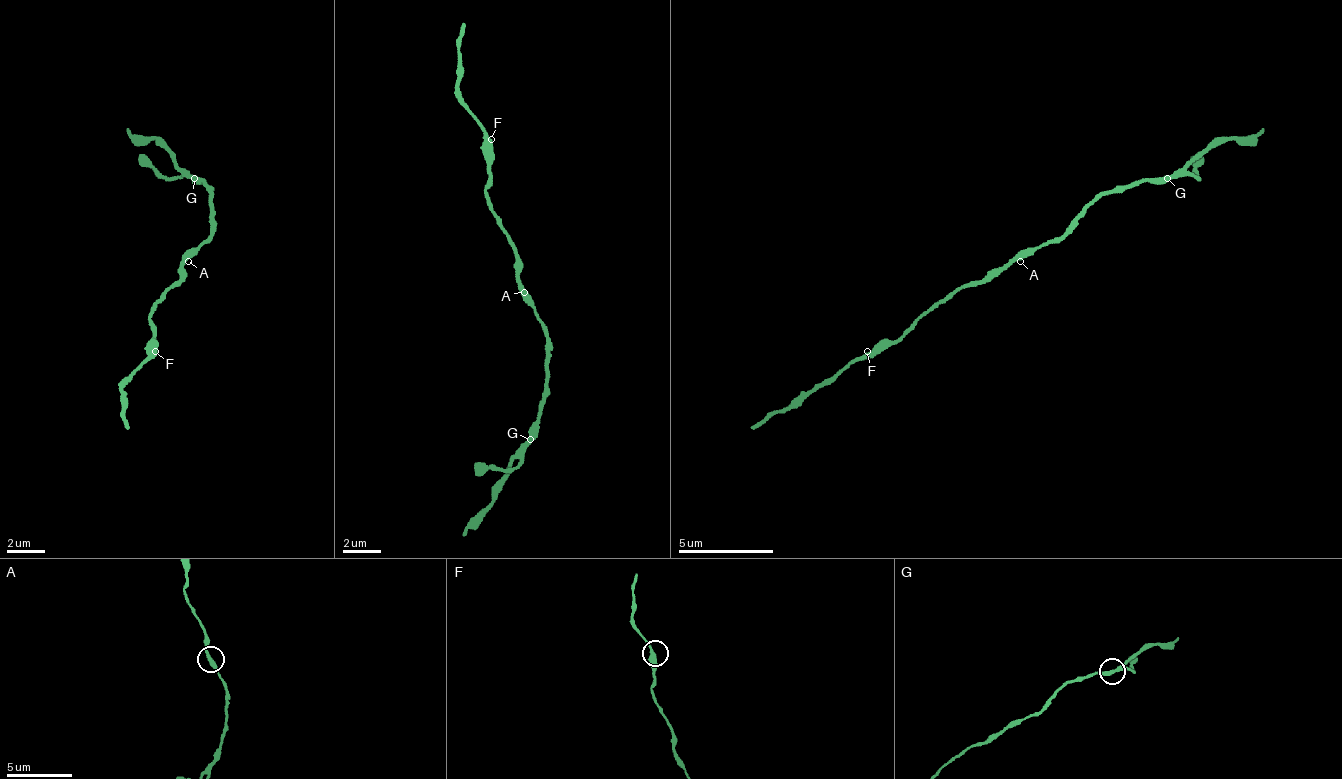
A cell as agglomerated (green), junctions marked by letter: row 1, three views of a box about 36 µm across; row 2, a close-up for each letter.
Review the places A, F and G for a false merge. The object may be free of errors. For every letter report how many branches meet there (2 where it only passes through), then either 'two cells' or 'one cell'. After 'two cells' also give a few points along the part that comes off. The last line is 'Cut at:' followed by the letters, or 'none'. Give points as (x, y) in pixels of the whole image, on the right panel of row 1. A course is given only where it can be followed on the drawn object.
A: 2 branches meet; one cell
F: 2 branches meet; one cell
G: 2 branches meet; one cell
Cut at: none

